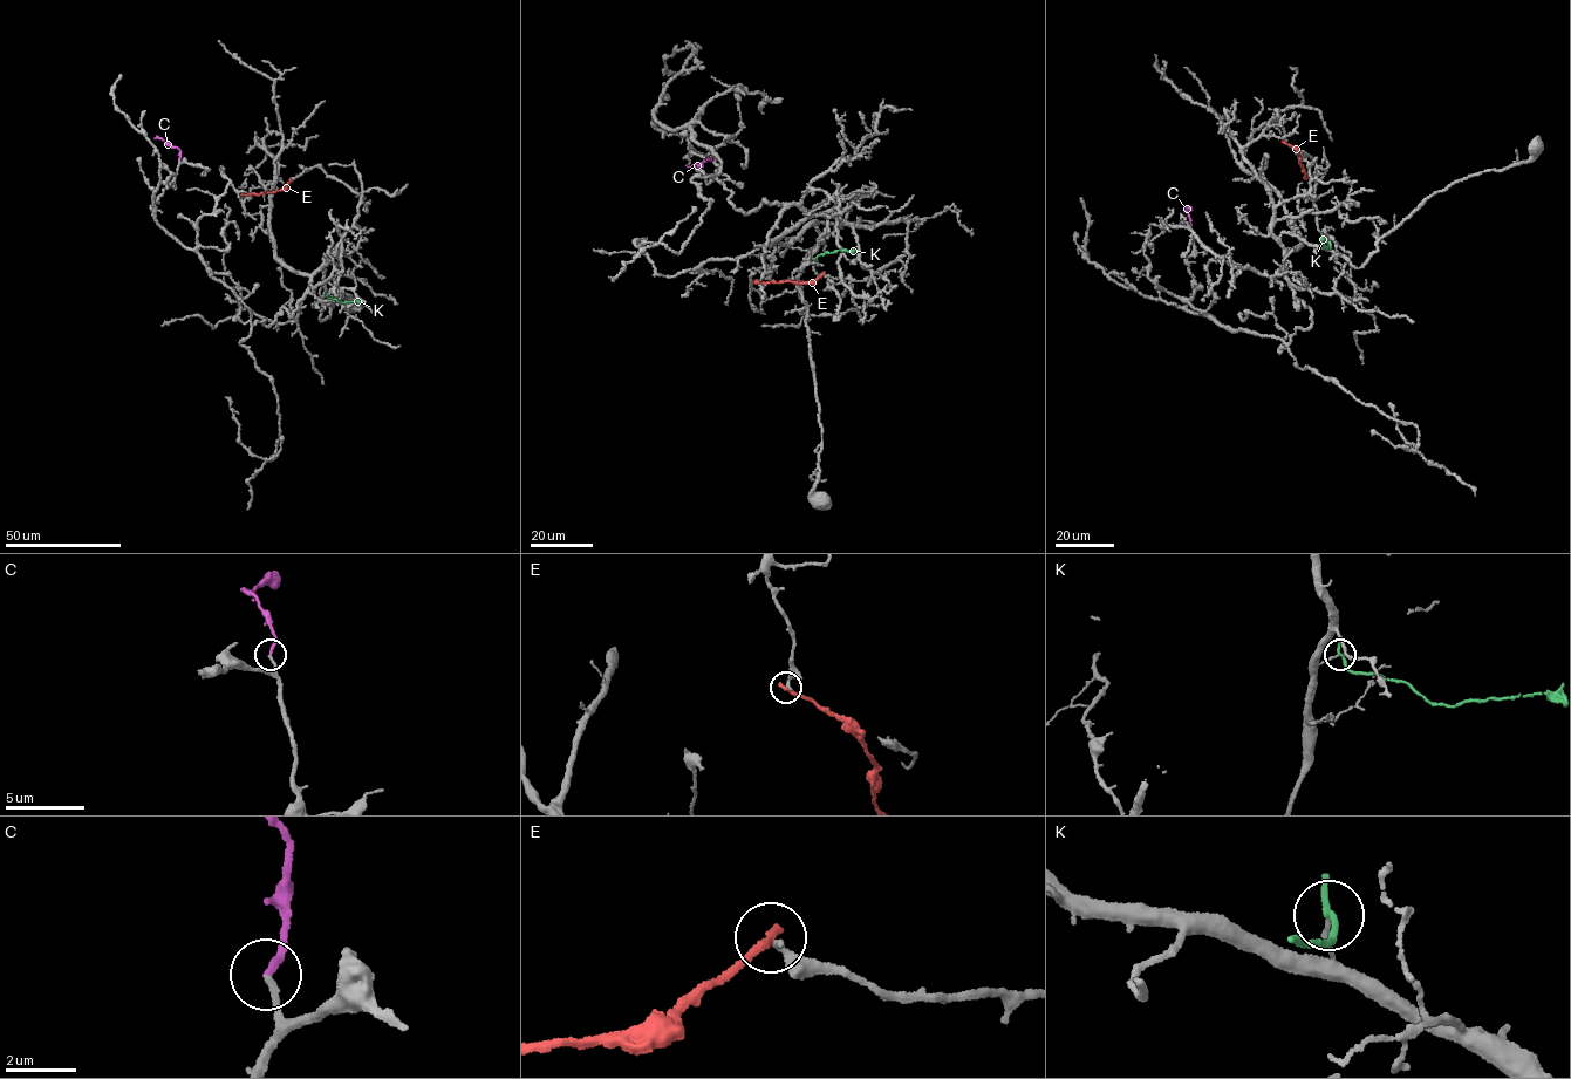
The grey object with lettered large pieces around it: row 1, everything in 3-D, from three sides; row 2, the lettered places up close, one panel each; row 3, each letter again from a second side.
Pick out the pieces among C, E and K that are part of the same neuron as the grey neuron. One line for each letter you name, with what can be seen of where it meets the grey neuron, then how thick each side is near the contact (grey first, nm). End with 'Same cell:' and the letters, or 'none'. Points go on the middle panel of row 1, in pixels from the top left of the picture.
C: meets grey at (707, 157); 180 nm thick on the grey side, 190 nm on the other
Same cell: C

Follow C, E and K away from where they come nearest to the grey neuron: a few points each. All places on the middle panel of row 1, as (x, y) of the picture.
C: (707, 157), (712, 159), (705, 159), (698, 166), (685, 165)
E: (824, 273), (798, 284), (752, 281)
K: (814, 259), (827, 252), (853, 248)

